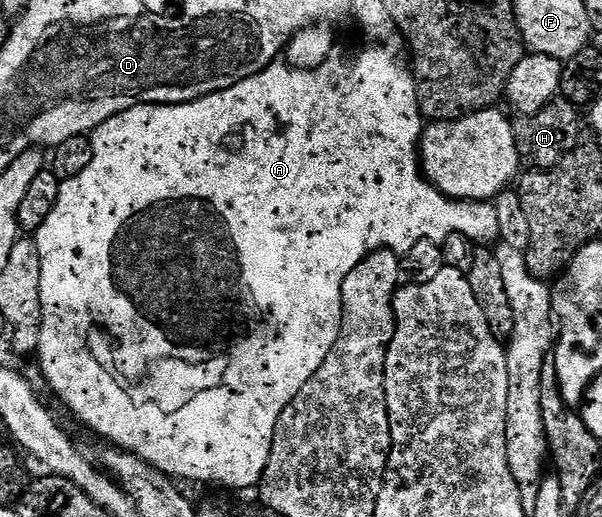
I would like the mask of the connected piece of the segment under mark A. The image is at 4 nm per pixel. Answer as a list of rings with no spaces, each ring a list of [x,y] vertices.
[[[367,46],[359,50],[355,58],[337,58],[330,56],[323,64],[312,70],[298,70],[290,66],[286,61],[276,60],[270,66],[265,67],[261,73],[251,78],[241,80],[221,92],[213,92],[204,98],[198,98],[192,102],[178,102],[172,106],[134,106],[109,120],[105,120],[90,135],[91,147],[93,148],[93,160],[89,160],[89,168],[77,176],[66,179],[59,187],[57,204],[53,204],[53,212],[49,212],[49,220],[41,224],[39,230],[34,231],[33,237],[37,244],[37,252],[41,258],[41,312],[43,319],[39,325],[39,349],[37,359],[39,366],[43,369],[43,378],[51,385],[51,390],[92,430],[103,438],[108,438],[112,447],[120,450],[130,450],[141,460],[145,460],[153,468],[157,468],[163,474],[170,476],[172,480],[184,478],[187,482],[216,482],[219,486],[228,486],[231,490],[247,490],[258,487],[259,481],[263,479],[265,464],[269,464],[269,452],[273,448],[273,432],[277,428],[277,420],[281,412],[305,388],[305,384],[315,375],[317,368],[325,364],[325,356],[337,344],[339,329],[343,323],[343,297],[341,288],[345,284],[345,276],[361,264],[368,254],[375,250],[391,250],[402,256],[413,244],[421,240],[442,243],[446,237],[453,233],[461,233],[468,238],[472,244],[491,244],[499,238],[497,222],[497,206],[494,201],[485,202],[461,202],[458,198],[447,198],[435,186],[431,185],[421,173],[419,160],[419,140],[423,137],[425,119],[419,113],[417,104],[417,92],[415,91],[415,80],[410,69],[407,70],[386,50],[383,46]]]

